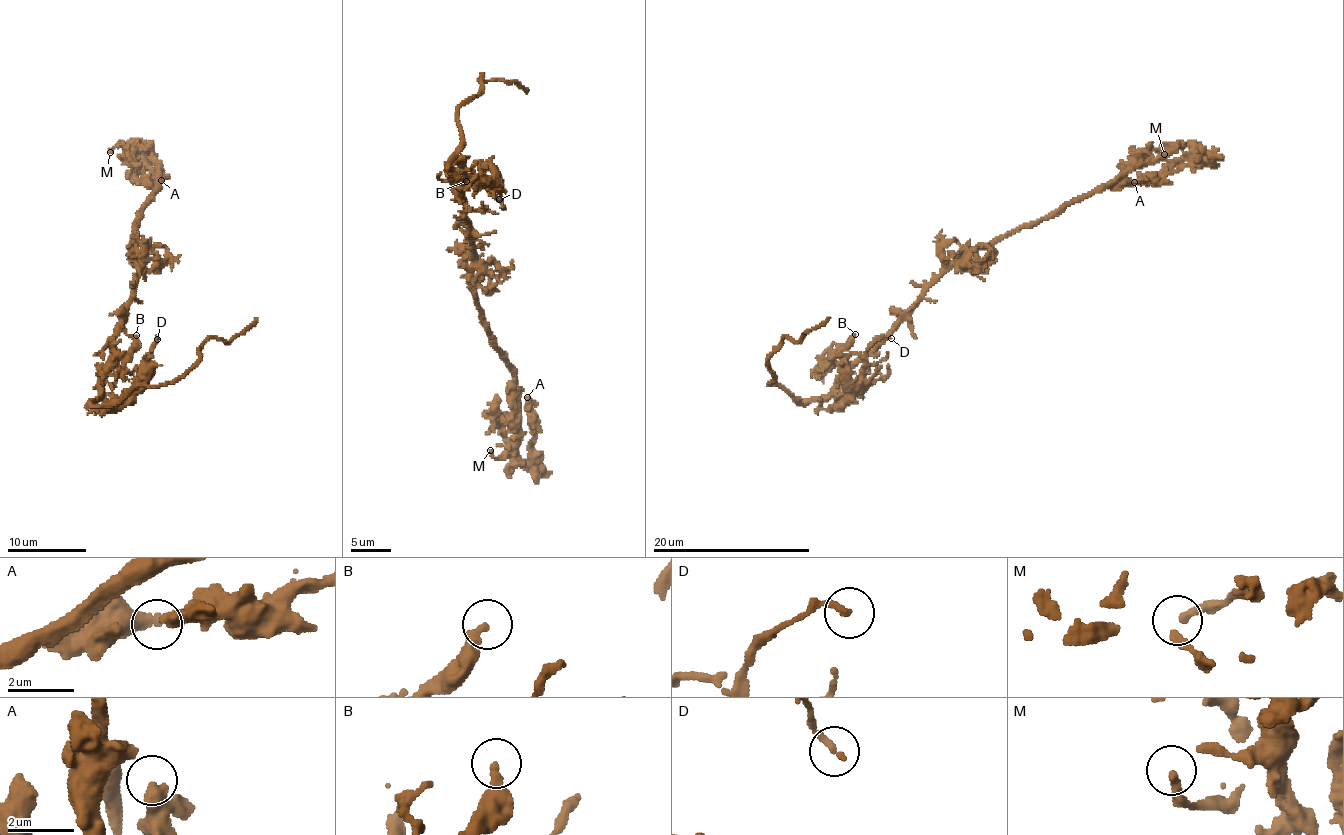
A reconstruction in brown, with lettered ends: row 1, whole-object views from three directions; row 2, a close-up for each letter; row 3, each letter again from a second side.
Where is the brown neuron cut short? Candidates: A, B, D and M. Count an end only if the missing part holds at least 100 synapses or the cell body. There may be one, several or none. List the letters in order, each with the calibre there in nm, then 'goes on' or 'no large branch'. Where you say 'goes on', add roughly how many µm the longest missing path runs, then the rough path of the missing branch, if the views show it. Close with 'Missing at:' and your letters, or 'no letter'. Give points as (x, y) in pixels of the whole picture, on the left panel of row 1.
A: calibre 480 nm; no large branch
B: calibre 260 nm; no large branch
D: calibre 190 nm; no large branch
M: calibre 170 nm; no large branch
Missing at: no letter

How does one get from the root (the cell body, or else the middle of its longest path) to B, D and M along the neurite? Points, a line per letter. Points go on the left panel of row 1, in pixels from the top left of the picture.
B: (130, 301), (117, 327), (107, 365), (127, 353), (136, 335)
D: (130, 301), (117, 327), (105, 371), (103, 395), (106, 399), (130, 397), (157, 339)
M: (130, 301), (138, 265), (136, 249), (129, 249), (157, 171), (140, 146), (110, 152)

